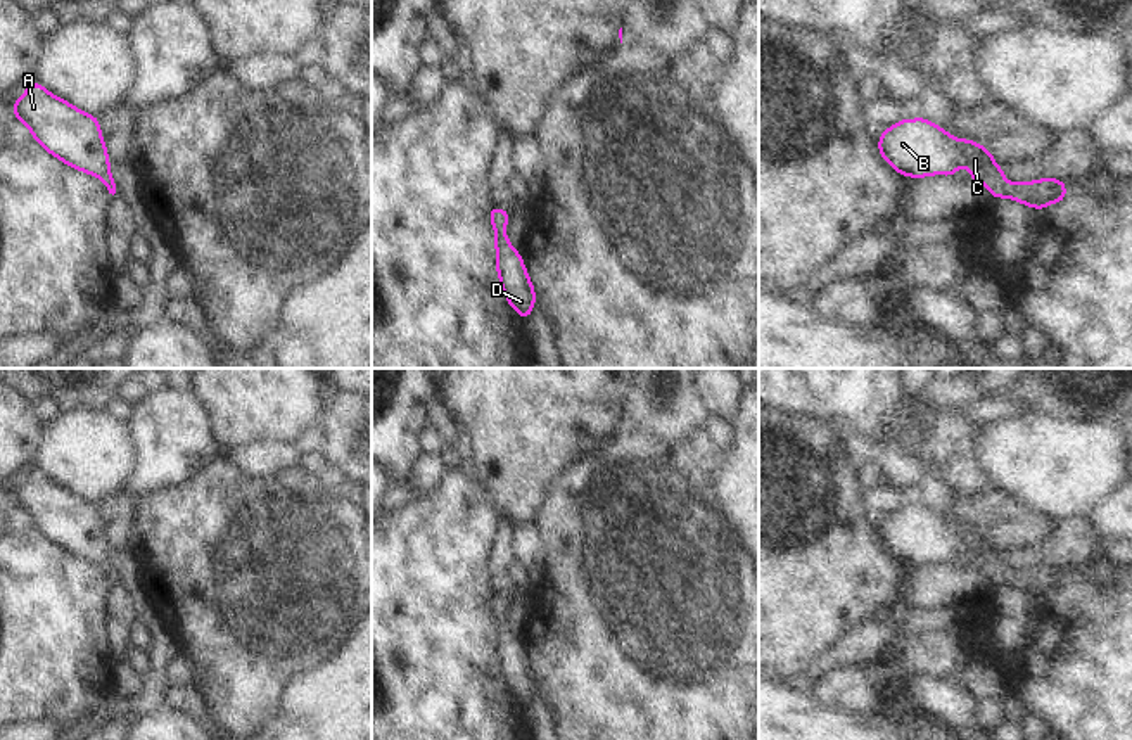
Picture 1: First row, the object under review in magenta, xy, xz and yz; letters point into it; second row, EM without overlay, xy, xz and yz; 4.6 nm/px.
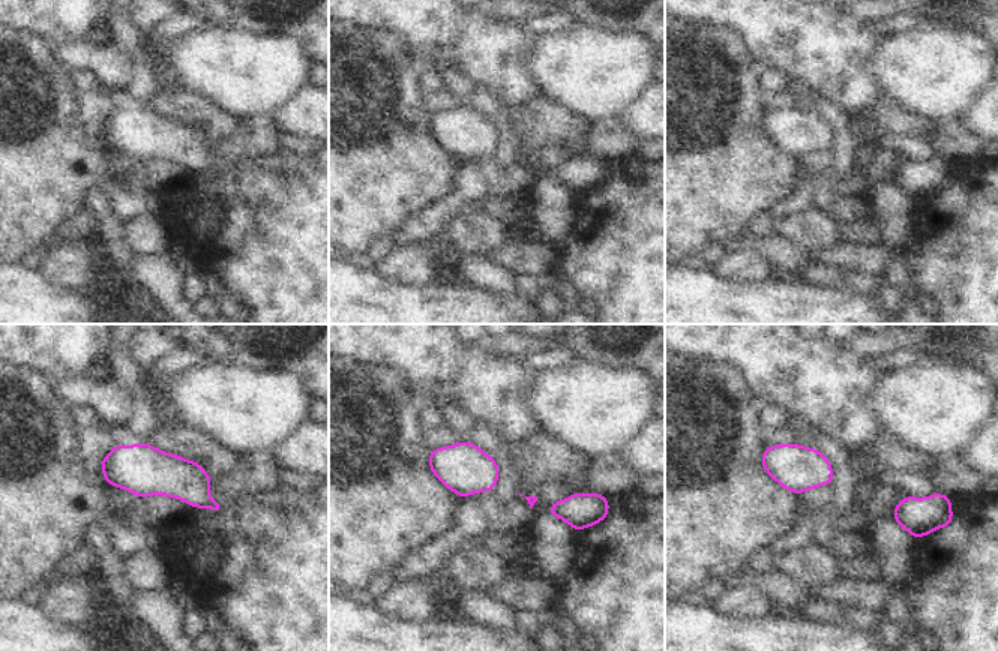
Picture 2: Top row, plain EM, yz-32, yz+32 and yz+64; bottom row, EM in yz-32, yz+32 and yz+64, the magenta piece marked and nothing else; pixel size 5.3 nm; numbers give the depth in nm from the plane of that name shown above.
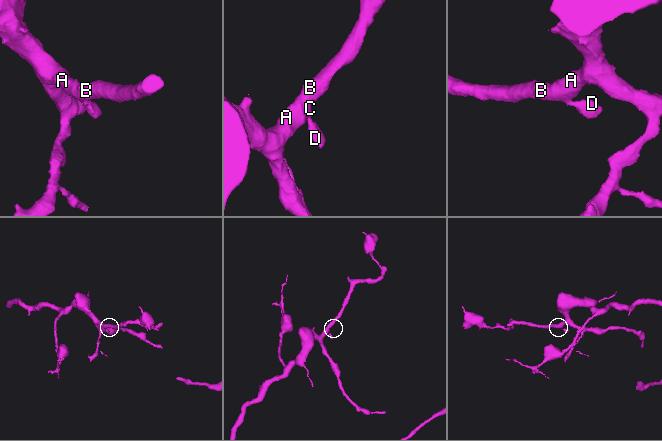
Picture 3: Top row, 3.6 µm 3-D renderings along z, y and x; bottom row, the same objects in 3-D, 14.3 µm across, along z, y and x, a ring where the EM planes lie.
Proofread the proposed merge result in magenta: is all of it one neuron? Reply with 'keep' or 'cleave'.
keep

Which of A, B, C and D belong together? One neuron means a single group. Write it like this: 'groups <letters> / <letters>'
groups A B C D

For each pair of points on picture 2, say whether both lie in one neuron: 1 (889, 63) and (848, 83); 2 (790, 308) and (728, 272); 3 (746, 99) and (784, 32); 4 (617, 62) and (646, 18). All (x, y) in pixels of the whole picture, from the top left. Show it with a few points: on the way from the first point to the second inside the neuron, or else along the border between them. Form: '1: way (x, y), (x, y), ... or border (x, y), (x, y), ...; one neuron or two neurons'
1: border (886, 38), (874, 62), (884, 93); two neurons
2: border (713, 269), (725, 281), (767, 282); two neurons
3: border (743, 39), (764, 69); two neurons
4: border (602, 27), (637, 32), (649, 41); two neurons

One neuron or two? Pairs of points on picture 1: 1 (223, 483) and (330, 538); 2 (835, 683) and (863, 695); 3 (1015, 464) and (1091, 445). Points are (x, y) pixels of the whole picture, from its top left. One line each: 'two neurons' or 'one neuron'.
1: one neuron
2: one neuron
3: one neuron

